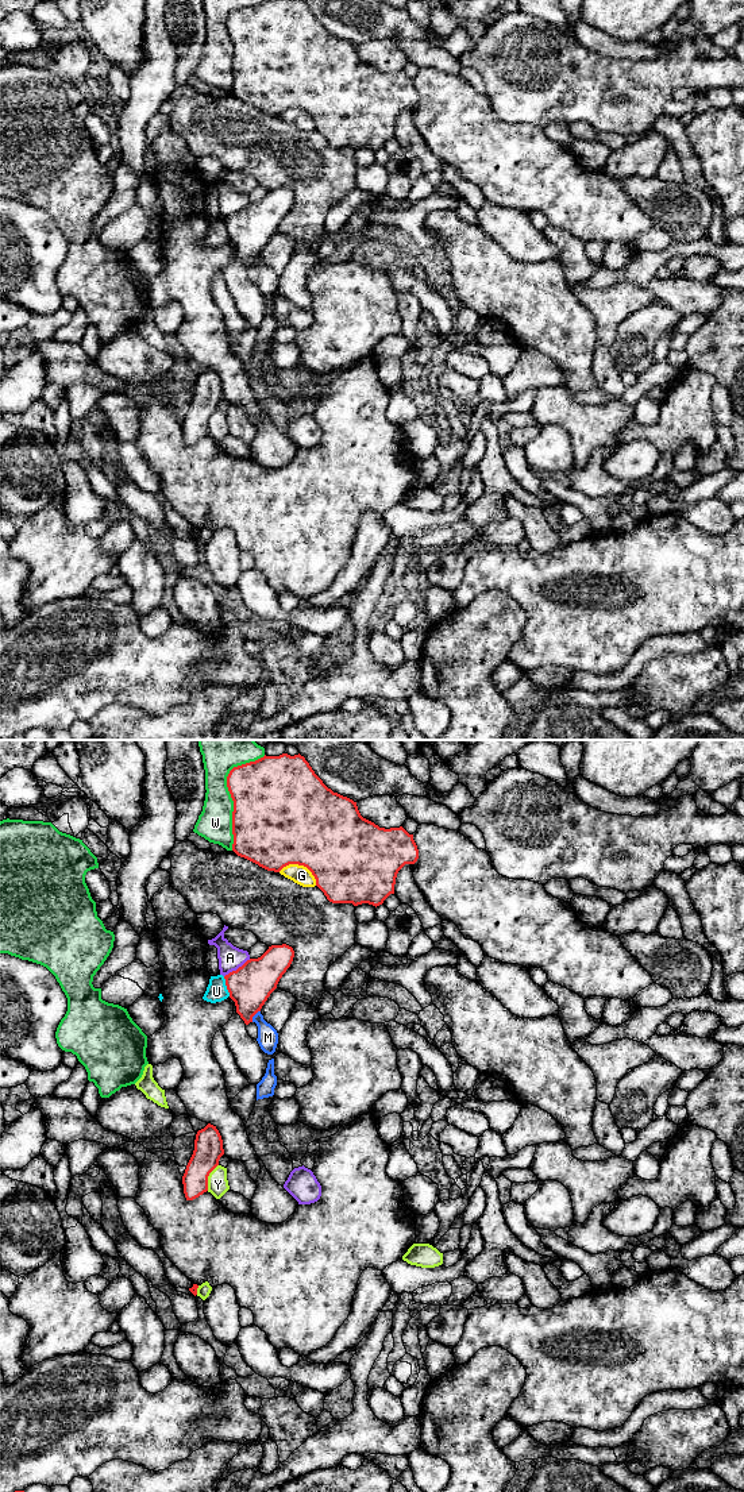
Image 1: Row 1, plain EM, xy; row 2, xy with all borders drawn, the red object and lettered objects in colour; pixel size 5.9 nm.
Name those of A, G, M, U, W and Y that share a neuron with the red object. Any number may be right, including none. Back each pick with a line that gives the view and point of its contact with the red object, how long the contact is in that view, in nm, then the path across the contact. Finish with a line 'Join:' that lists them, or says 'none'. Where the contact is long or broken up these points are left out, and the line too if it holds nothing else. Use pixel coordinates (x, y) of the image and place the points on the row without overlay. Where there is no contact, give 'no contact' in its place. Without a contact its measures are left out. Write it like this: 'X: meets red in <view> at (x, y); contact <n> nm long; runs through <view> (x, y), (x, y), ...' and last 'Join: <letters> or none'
Join: none

